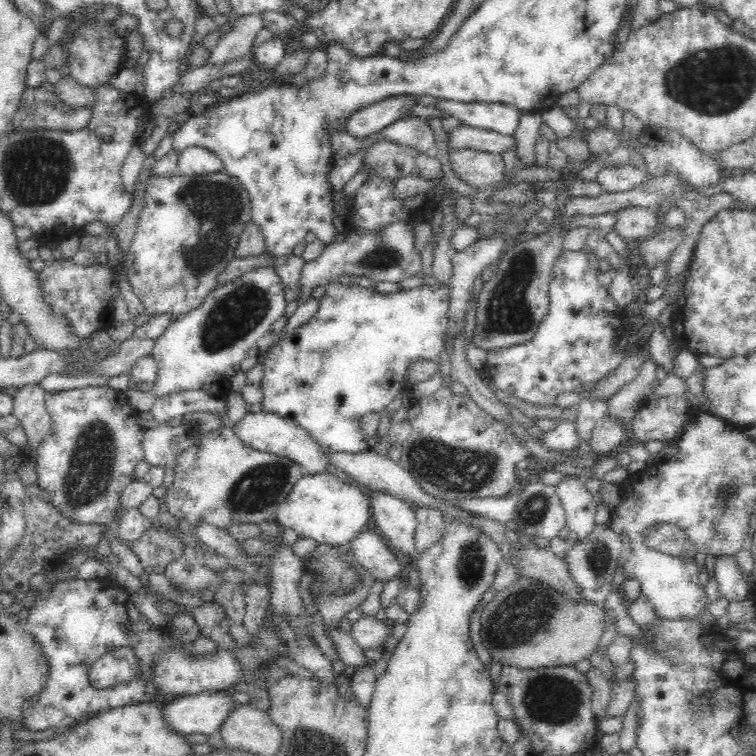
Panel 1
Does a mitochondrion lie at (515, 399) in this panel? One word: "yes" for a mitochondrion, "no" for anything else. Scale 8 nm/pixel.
no

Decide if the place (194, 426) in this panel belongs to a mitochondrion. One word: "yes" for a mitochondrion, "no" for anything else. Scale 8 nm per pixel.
yes

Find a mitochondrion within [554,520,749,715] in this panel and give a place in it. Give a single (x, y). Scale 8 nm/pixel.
(596, 556)

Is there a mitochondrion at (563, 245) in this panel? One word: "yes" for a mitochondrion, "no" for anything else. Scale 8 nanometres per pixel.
no

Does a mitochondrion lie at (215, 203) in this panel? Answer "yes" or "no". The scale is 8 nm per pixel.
yes

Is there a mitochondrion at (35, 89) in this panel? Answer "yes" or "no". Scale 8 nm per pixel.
no

